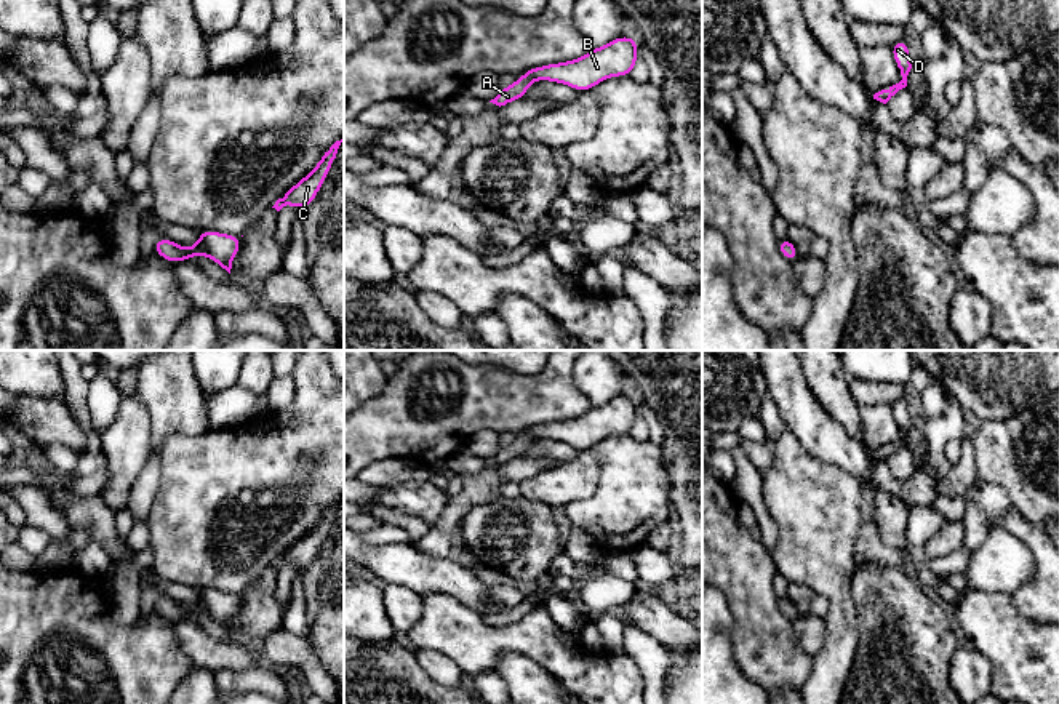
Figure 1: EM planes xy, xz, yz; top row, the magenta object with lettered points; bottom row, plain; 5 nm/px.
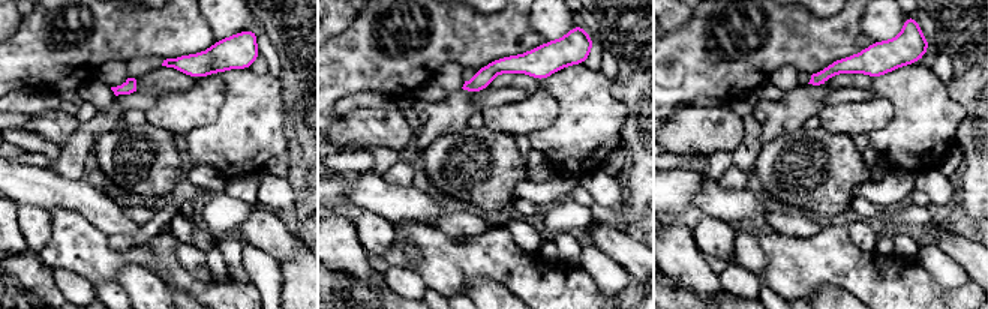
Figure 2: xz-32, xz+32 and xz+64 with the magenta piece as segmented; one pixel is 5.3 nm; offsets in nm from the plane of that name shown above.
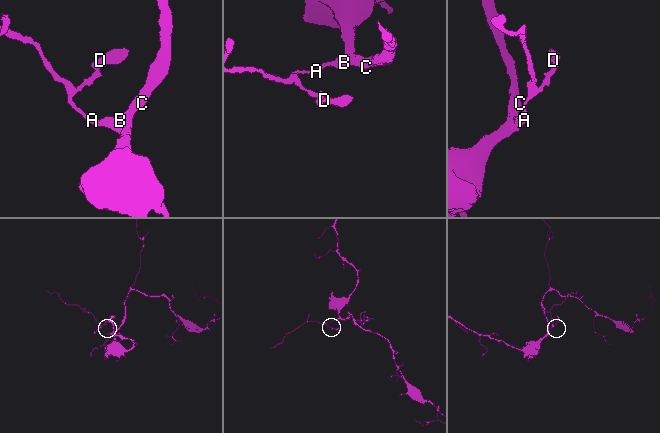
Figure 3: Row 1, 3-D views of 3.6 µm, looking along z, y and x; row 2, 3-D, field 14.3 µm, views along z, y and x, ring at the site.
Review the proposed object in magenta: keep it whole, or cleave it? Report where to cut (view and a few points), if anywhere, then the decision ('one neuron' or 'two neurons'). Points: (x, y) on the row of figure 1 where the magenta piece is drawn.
cut none; one neuron

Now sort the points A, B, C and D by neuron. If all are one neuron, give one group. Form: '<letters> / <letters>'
A B C D

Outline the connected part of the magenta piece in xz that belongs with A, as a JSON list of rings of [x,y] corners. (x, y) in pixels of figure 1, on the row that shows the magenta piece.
[[[617,37],[600,48],[592,48],[574,61],[533,67],[523,72],[510,86],[501,88],[490,102],[501,107],[522,99],[536,80],[550,80],[565,83],[576,91],[587,91],[609,77],[629,77],[638,61],[637,45],[638,42],[633,37]]]

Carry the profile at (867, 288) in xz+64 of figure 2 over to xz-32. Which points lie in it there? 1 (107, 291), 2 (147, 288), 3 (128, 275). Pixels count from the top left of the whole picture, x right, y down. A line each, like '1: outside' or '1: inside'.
1: outside
2: outside
3: outside

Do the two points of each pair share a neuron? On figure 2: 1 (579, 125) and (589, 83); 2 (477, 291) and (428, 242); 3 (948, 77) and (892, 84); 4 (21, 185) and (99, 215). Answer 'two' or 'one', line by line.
1: one
2: two
3: two
4: one

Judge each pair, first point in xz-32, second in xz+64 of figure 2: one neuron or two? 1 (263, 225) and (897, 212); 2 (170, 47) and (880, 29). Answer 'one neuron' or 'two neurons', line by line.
1: two neurons
2: two neurons

